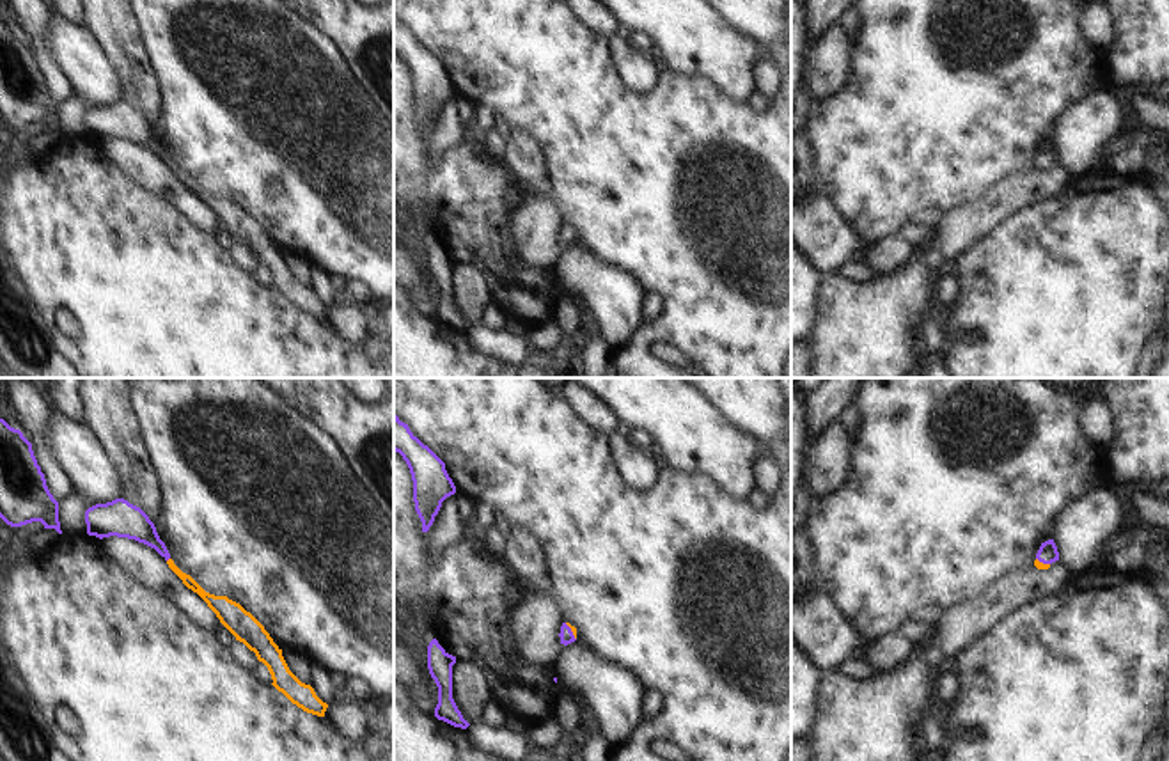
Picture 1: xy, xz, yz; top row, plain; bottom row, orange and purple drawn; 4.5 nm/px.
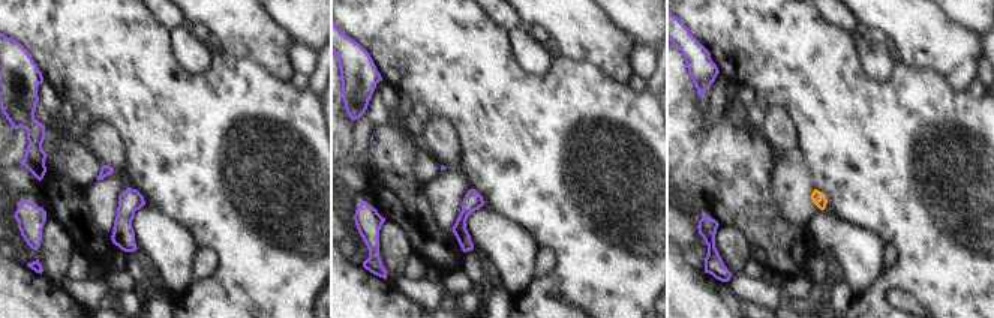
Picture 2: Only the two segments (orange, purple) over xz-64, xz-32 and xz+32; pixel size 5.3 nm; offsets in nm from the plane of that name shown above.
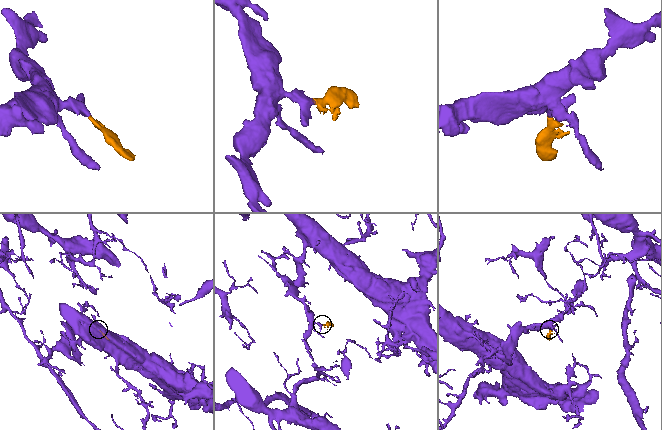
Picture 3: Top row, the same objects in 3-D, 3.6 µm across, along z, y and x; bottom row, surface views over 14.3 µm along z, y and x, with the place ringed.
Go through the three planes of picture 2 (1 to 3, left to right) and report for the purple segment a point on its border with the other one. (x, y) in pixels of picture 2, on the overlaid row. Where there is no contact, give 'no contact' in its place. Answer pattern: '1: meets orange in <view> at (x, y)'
1: no contact
2: no contact
3: no contact

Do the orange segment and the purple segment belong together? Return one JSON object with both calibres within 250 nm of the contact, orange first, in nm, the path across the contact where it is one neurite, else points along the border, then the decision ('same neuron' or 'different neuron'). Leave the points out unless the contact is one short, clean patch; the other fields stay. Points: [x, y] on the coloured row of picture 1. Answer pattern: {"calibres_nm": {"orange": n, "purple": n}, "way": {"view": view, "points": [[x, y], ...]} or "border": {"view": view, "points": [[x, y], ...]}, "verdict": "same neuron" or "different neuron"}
{"calibres_nm": {"orange": 20, "purple": 70}, "way": {"view": "xz", "points": [[573, 628], [572, 630], [566, 635]]}, "verdict": "same neuron"}

